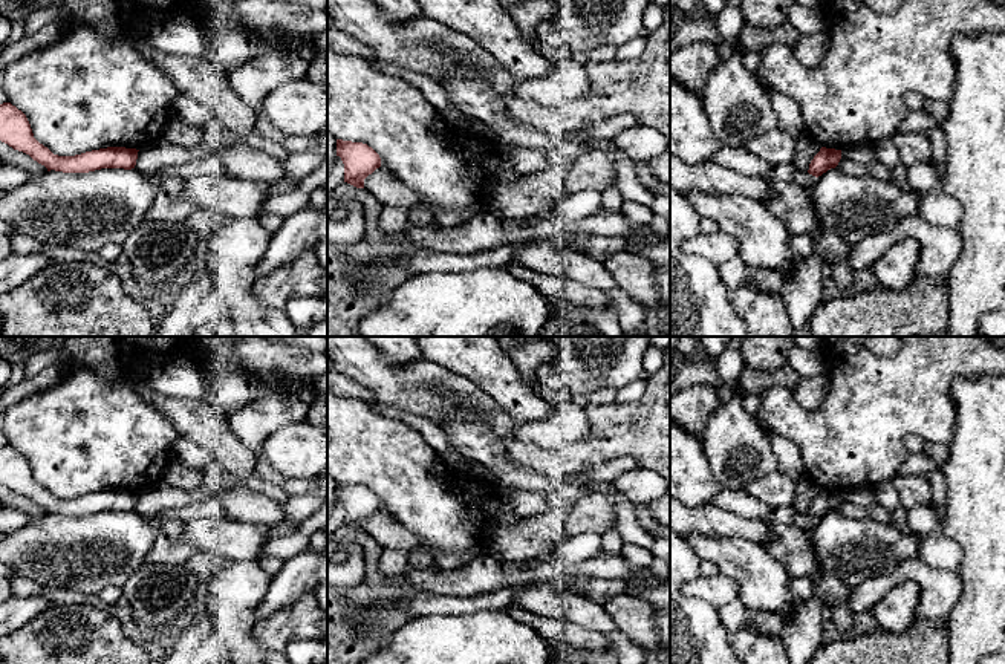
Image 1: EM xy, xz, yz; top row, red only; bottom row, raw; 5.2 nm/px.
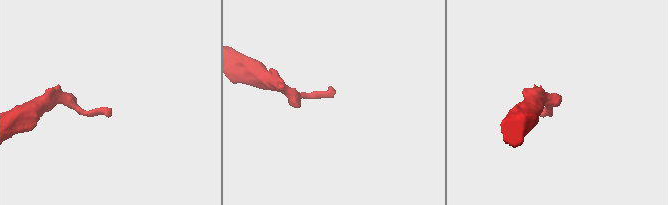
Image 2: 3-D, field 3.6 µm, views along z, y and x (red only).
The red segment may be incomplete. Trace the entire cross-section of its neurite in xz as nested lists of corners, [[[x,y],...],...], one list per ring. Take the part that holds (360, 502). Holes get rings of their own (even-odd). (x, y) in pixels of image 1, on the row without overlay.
[[[337,482],[337,499],[344,506],[344,525],[364,531],[364,522],[381,509],[379,497],[363,485]]]

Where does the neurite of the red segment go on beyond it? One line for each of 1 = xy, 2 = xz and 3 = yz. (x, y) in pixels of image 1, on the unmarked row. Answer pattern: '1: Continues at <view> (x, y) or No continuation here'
1: No continuation here
2: No continuation here
3: No continuation here

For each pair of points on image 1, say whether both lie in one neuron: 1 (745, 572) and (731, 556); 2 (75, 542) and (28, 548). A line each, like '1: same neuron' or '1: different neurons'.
1: same neuron
2: same neuron

